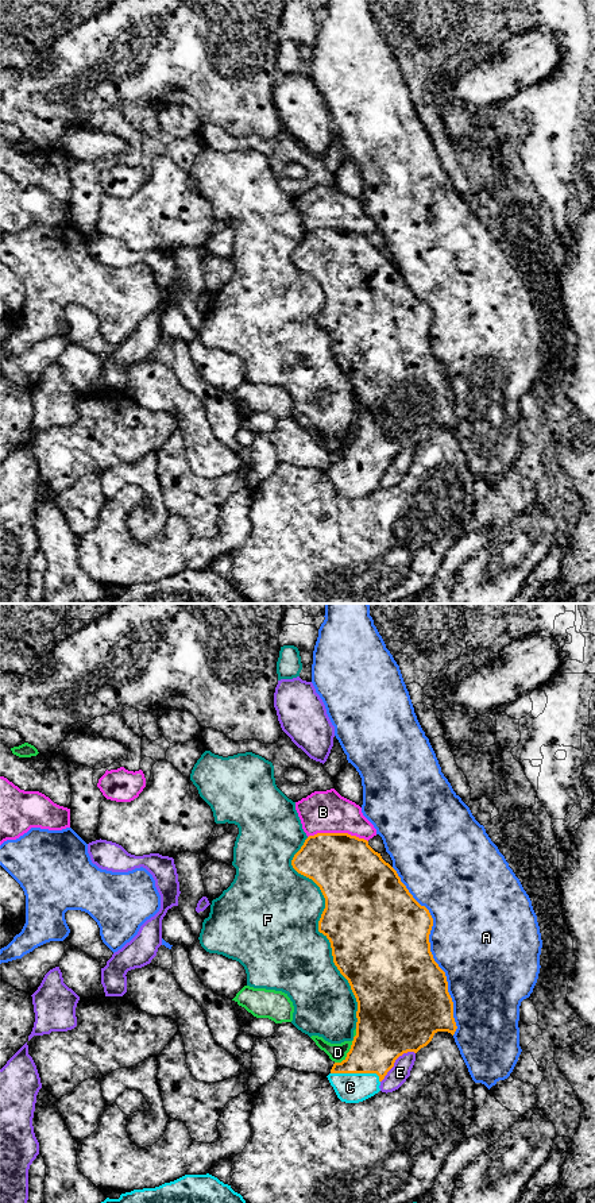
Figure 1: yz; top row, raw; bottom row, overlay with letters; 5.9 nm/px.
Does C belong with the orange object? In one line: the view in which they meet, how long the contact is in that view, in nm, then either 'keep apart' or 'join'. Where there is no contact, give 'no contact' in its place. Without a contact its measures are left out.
yz | 300 nm | join

